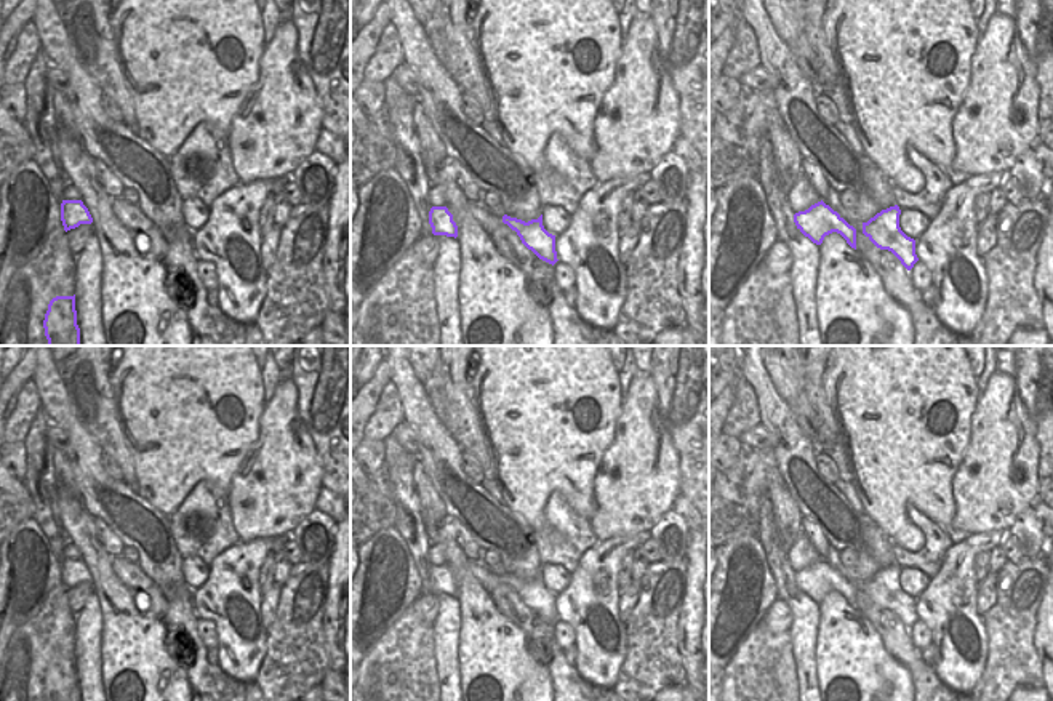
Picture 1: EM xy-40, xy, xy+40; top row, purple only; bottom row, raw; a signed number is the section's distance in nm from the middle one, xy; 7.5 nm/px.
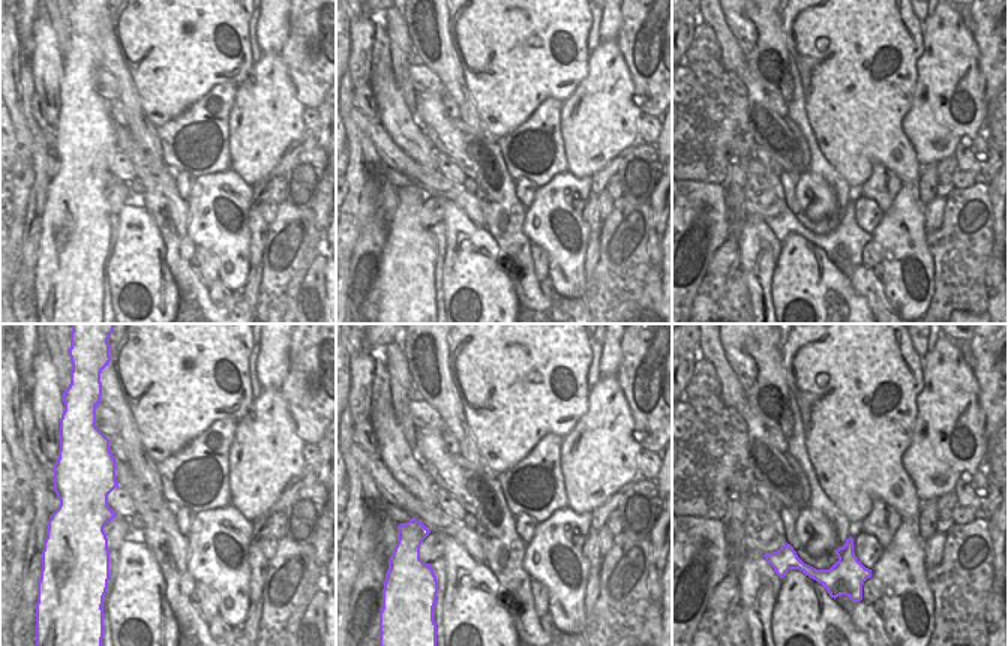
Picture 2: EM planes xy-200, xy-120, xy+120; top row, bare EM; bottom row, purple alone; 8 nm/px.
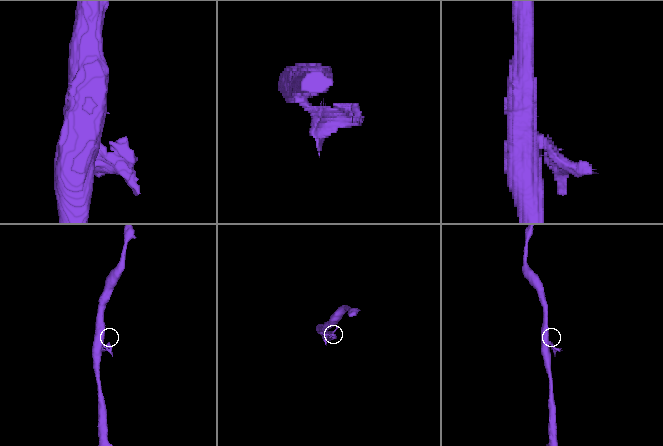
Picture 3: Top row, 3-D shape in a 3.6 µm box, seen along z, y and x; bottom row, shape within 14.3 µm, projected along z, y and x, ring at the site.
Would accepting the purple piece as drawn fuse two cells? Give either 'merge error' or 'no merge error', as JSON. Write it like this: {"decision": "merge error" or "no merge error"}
{"decision": "merge error"}

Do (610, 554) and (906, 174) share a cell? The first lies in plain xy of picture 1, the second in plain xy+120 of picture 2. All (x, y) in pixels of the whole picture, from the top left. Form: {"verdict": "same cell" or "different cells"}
{"verdict": "different cells"}

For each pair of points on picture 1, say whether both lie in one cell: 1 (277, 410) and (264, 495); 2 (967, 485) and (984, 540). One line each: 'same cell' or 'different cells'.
1: same cell
2: different cells

